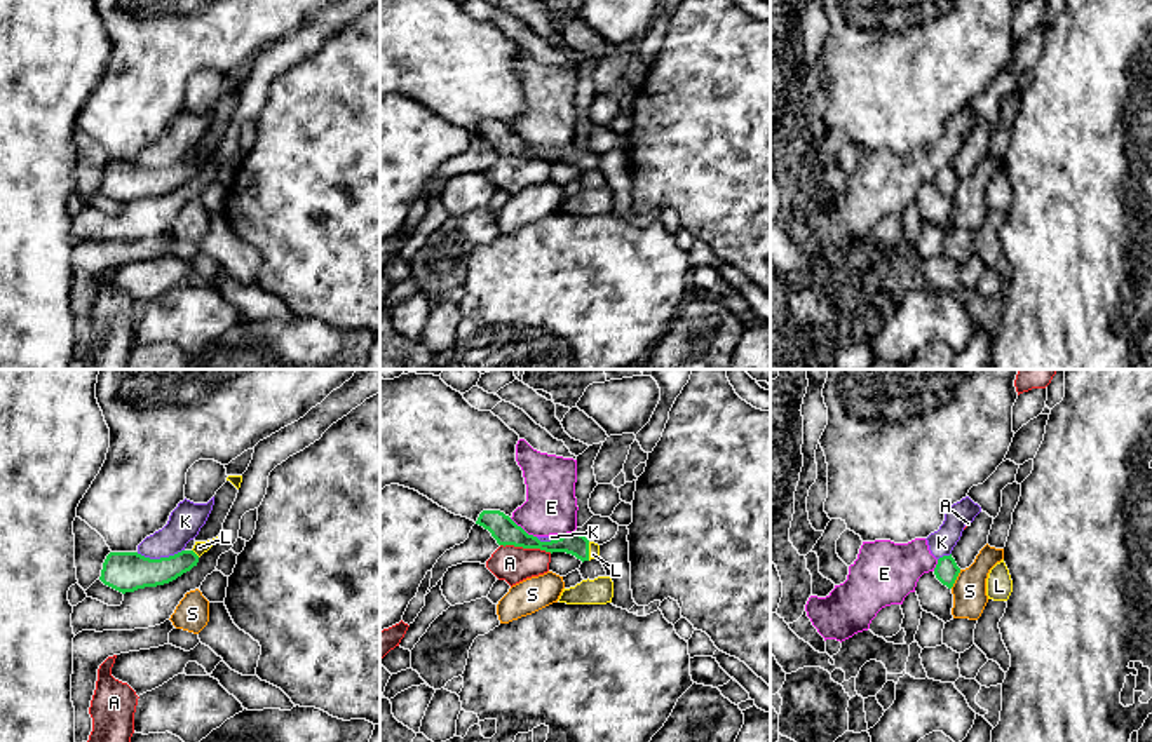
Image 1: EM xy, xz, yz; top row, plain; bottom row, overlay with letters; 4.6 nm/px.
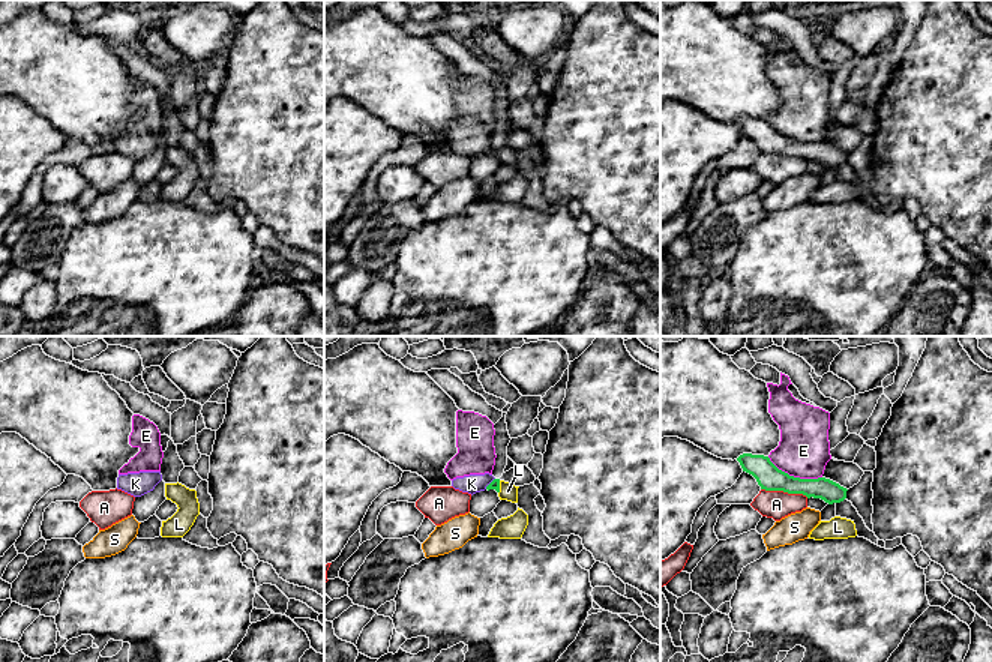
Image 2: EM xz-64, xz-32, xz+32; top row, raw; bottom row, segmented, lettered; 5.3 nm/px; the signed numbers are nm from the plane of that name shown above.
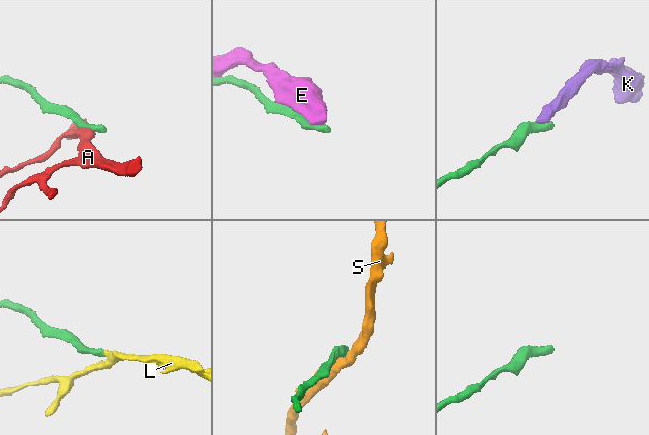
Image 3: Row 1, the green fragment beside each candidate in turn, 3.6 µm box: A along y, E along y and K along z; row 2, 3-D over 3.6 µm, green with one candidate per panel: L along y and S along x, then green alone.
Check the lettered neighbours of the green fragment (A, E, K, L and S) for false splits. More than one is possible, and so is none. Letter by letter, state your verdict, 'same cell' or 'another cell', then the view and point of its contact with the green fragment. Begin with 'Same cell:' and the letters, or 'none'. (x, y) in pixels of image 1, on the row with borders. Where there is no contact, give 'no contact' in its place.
Same cell: L
A: another cell; contact xz (527, 547)
E: another cell; contact xz (521, 528)
K: another cell; contact xy (161, 558)
L: same cell; contact xy (194, 553)
S: another cell; contact yz (955, 579)

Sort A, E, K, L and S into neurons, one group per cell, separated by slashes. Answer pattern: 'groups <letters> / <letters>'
groups A / E K / L / S

